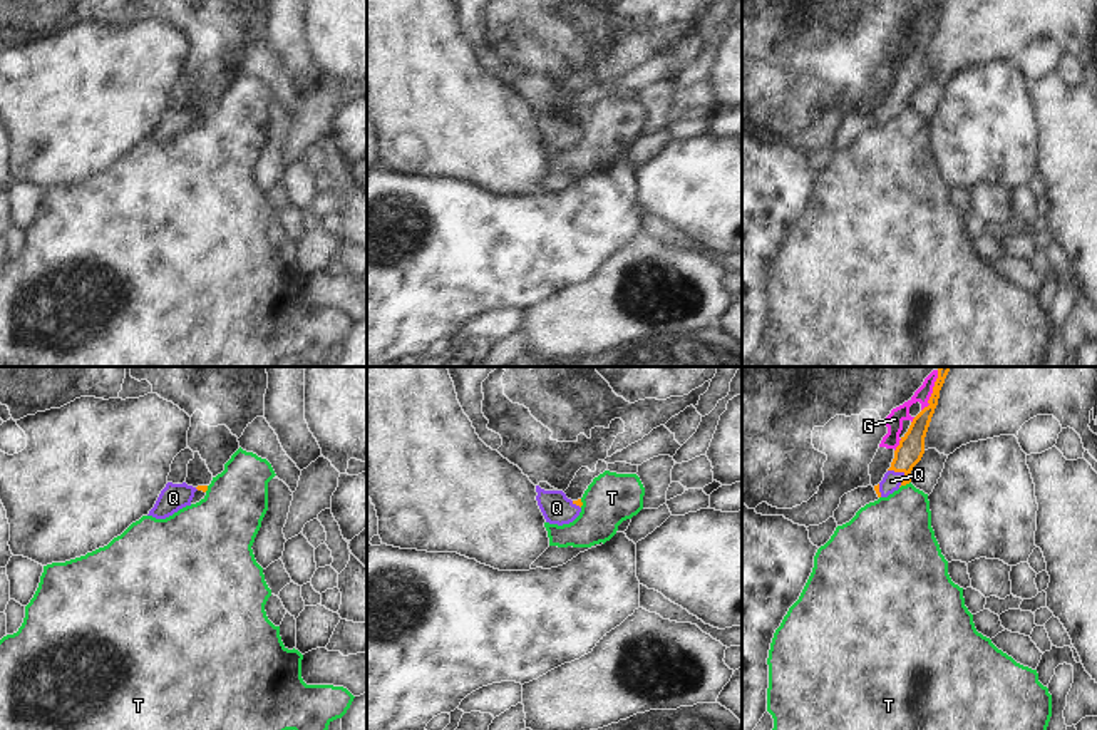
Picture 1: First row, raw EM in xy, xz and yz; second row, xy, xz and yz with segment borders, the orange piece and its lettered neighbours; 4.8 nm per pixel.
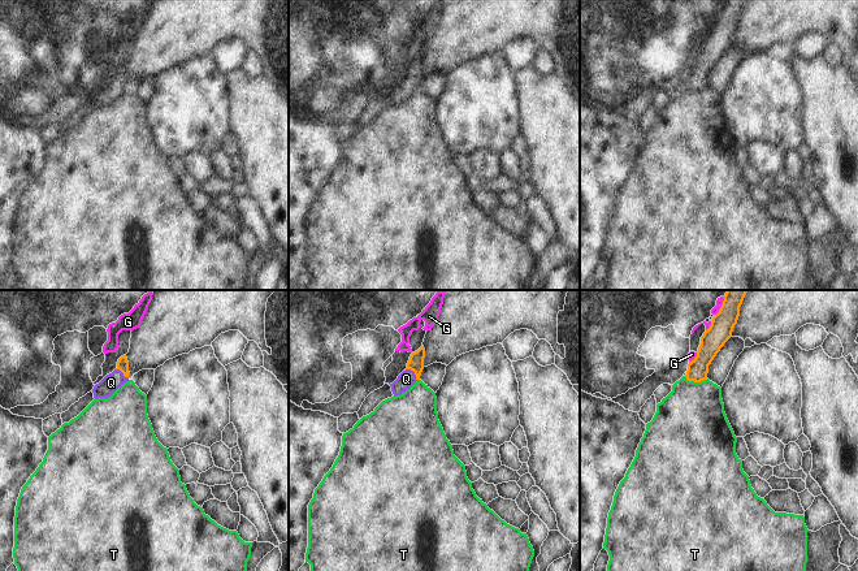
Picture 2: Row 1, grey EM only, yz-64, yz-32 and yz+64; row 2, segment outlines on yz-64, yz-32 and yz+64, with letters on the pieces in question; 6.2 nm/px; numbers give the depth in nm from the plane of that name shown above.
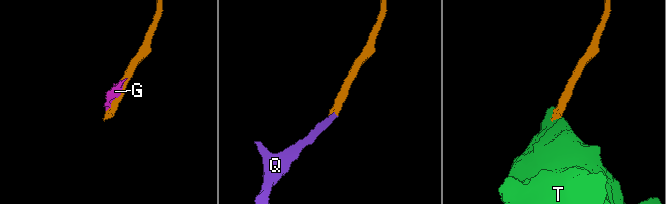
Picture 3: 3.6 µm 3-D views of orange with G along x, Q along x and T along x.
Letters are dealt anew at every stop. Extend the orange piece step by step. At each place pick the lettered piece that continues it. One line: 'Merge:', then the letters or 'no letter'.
Merge: Q

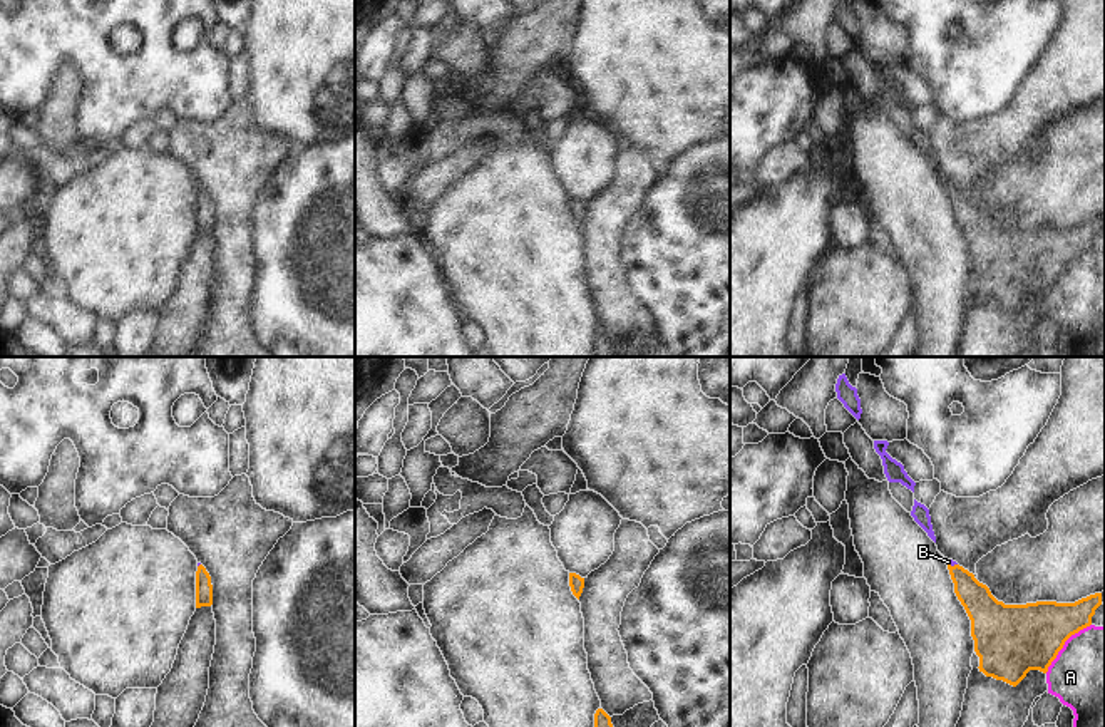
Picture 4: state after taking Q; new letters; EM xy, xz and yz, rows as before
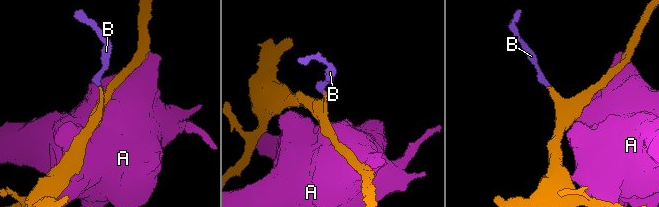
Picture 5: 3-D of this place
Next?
Merge: B

